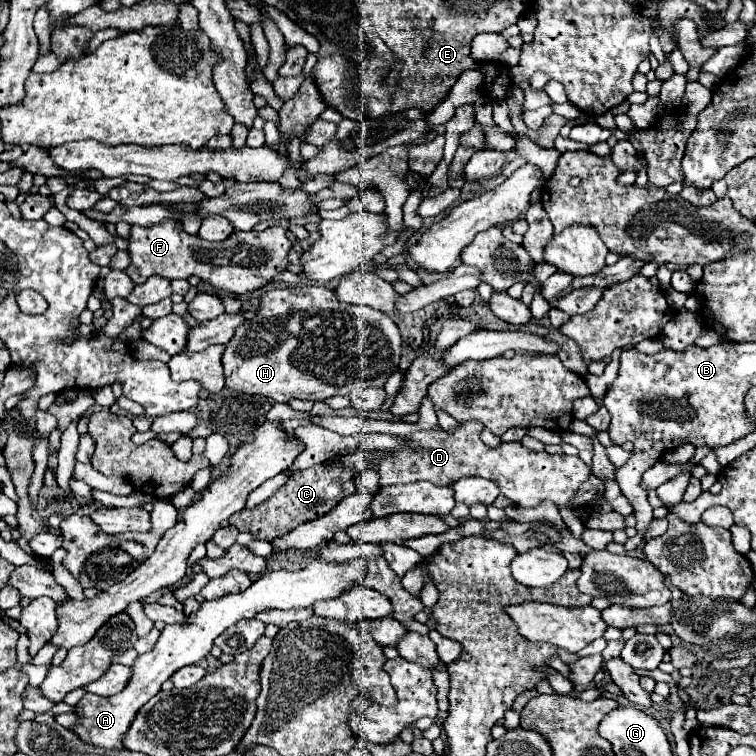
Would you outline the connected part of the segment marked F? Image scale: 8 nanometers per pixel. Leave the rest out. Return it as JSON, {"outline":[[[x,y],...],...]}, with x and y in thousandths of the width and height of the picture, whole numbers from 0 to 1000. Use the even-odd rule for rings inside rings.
{"outline":[[[217,294],[209,299],[175,299],[172,317],[172,352],[167,362],[177,370],[177,376],[190,376],[198,365],[214,368],[249,368],[265,365],[280,378],[299,384],[304,389],[320,392],[331,389],[341,381],[354,378],[368,362],[381,357],[381,333],[386,331],[386,320],[378,315],[378,304],[370,299],[357,299],[347,307],[307,307],[304,315],[294,320],[272,320],[259,312],[249,312],[235,294]]]}

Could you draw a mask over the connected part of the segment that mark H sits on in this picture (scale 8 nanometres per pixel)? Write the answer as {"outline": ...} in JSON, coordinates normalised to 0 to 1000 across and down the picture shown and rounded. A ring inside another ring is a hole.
{"outline":[[[402,376],[402,378],[389,378],[389,381],[365,381],[365,384],[354,384],[347,392],[344,407],[341,407],[341,418],[336,423],[325,423],[320,431],[312,434],[307,450],[299,455],[296,463],[296,495],[299,495],[299,511],[312,516],[312,519],[325,519],[325,521],[344,521],[352,526],[360,526],[365,532],[384,532],[389,526],[399,526],[399,529],[431,529],[439,524],[463,524],[463,519],[468,519],[471,513],[508,513],[513,497],[519,497],[526,489],[529,481],[529,460],[532,460],[532,444],[526,431],[521,429],[521,423],[516,418],[511,418],[508,413],[500,413],[495,407],[487,405],[474,405],[474,402],[452,402],[447,399],[442,384],[429,381],[429,378],[415,378],[415,376]]]}

